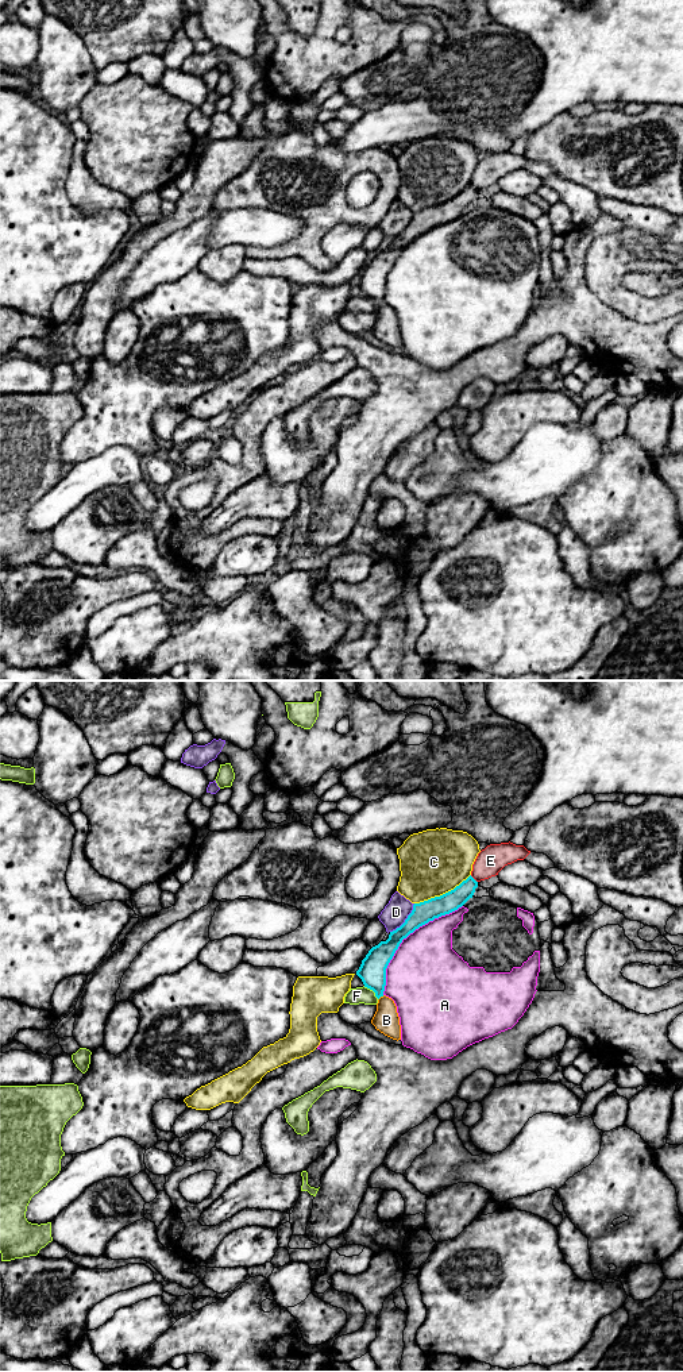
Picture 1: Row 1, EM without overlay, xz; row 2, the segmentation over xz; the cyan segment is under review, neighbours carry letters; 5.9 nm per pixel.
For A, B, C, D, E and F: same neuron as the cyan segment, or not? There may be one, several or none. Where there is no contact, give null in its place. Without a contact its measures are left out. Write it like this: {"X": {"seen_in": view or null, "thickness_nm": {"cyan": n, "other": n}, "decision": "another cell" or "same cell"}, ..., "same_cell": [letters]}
{"A": {"seen_in": "xz", "thickness_nm": {"cyan": 150, "other": 440}, "decision": "another cell"}, "B": {"seen_in": "xz", "thickness_nm": {"cyan": 160, "other": 150}, "decision": "same cell"}, "C": {"seen_in": "xz", "thickness_nm": {"cyan": 130, "other": 400}, "decision": "another cell"}, "D": {"seen_in": "xz", "thickness_nm": {"cyan": 130, "other": 150}, "decision": "another cell"}, "E": {"seen_in": "xz", "thickness_nm": {"cyan": 120, "other": 160}, "decision": "another cell"}, "F": {"seen_in": "xz", "thickness_nm": {"cyan": 160, "other": 100}, "decision": "another cell"}, "same_cell": ["B"]}

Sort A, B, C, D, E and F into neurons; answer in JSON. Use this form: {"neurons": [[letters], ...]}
{"neurons": [["A"], ["B"], ["C"], ["D"], ["E"], ["F"]]}

